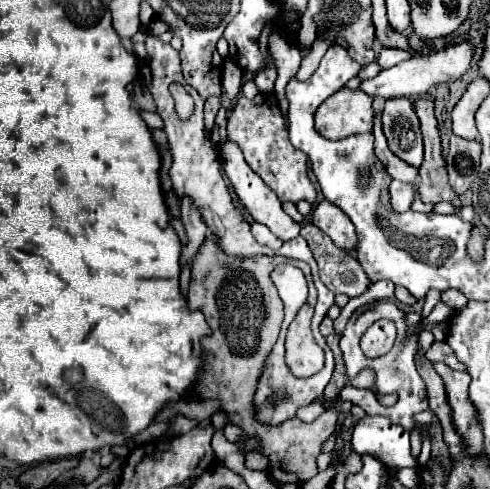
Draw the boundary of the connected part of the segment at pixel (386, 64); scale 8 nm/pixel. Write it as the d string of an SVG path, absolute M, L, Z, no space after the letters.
M383 48L383 50L377 54L375 62L385 70L385 68L391 68L391 66L403 62L403 60L409 60L409 58L411 58L411 54L405 52L405 50L399 50L399 48Z

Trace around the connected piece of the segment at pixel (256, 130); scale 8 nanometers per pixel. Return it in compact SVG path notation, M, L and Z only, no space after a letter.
M257 94L255 100L239 96L227 118L227 140L237 142L251 170L261 176L261 180L279 196L281 202L291 200L293 204L297 204L301 200L307 200L313 204L317 192L307 176L309 158L289 142L283 114L277 100L273 98L275 94Z

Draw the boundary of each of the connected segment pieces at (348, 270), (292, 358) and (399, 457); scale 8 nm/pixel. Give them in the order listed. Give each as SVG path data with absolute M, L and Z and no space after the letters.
M305 224L301 228L301 236L307 240L319 264L319 276L323 284L333 294L347 294L349 298L353 298L367 290L369 278L357 258L353 258L347 250L335 248L329 236L325 236L313 224Z
M287 258L287 264L293 264L297 268L301 268L301 272L307 278L309 284L309 296L307 302L303 304L303 308L299 310L299 314L295 316L293 324L287 330L287 366L291 368L291 372L295 372L297 376L309 376L315 374L323 368L323 350L315 344L313 336L311 336L311 316L313 316L313 306L317 302L317 290L313 286L311 269L307 263L300 260L291 260Z
M365 416L357 422L351 444L355 452L369 452L389 468L417 466L417 458L409 446L409 432L401 426L393 426L383 416Z

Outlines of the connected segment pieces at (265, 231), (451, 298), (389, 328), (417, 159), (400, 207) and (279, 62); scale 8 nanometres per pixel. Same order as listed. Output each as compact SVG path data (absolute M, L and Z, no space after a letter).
M251 224L251 232L253 232L253 236L255 236L255 240L257 240L259 244L269 246L269 248L273 248L273 250L279 250L281 244L283 244L283 242L277 240L277 236L273 236L273 234L269 232L269 228L263 226L263 224Z
M445 290L445 292L441 294L441 300L443 300L447 306L451 306L453 310L461 310L468 302L467 298L465 298L459 290Z
M388 320L375 322L362 336L360 347L365 356L376 358L389 352L397 335L395 324Z
M389 98L379 116L391 152L419 168L423 162L423 140L413 102L409 98Z
M393 180L389 186L389 196L391 196L391 208L395 212L405 212L405 210L409 210L409 206L415 198L415 190L411 184L403 184L399 180Z
M273 30L273 34L269 36L269 54L273 56L273 62L277 66L277 84L275 84L275 94L279 98L281 110L287 106L285 102L285 86L287 82L297 74L299 66L301 66L301 54L295 46L289 46L285 42L285 38L281 36L279 30Z

